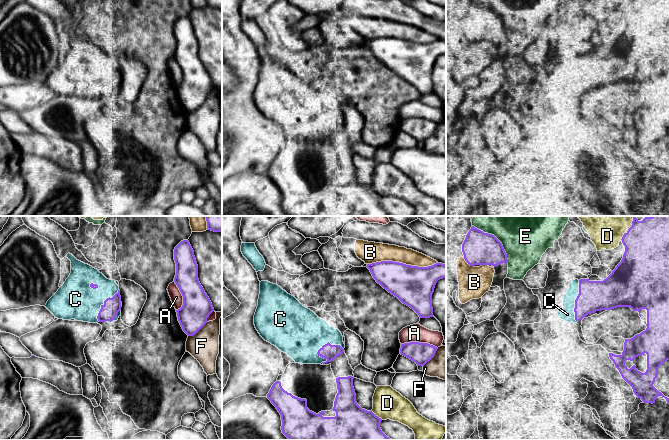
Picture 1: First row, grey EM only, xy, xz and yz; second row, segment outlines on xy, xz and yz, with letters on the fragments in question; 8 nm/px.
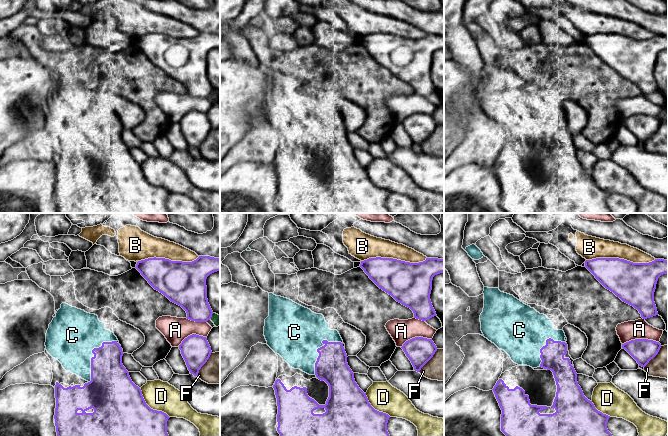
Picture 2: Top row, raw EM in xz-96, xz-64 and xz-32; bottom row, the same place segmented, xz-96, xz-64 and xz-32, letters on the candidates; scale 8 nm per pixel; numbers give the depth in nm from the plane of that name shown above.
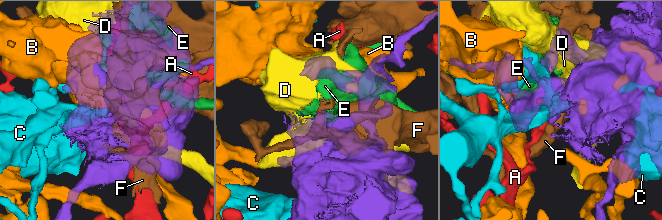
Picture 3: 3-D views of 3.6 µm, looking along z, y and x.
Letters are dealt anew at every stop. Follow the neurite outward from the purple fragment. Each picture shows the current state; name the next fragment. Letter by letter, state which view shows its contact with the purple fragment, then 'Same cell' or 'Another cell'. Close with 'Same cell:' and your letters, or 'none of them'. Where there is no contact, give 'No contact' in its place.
A: Touches purple in xz. Another cell
B: Touches purple in xz. Another cell
C: Touches purple in xz. Same cell
D: Touches purple in xz. Another cell
E: Touches purple in yz. Another cell
F: Touches purple in xy. Another cell
Same cell: C

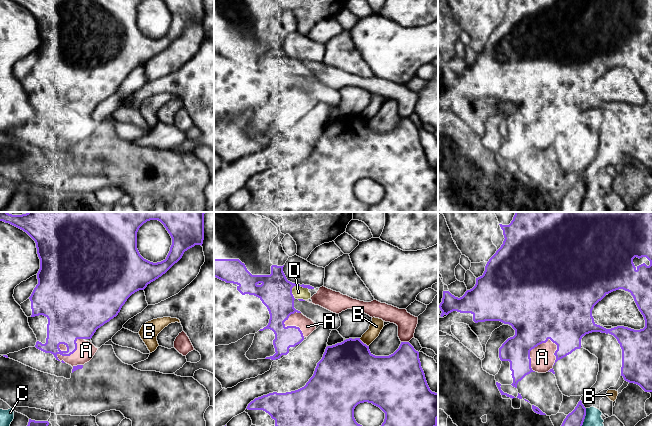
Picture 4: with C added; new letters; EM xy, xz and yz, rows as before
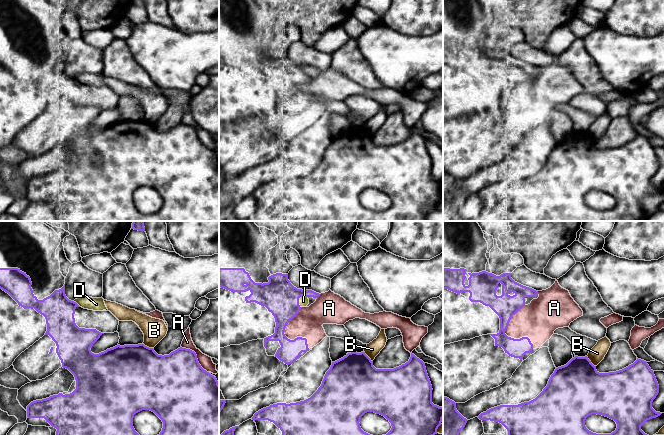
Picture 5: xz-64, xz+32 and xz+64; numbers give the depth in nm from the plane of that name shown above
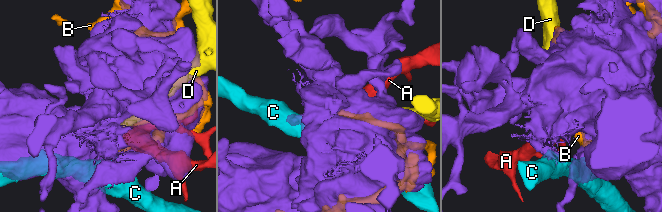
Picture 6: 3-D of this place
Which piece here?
A: Touches purple in yz. Another cell
B: Touches purple in xz. Another cell
C: Touches purple in yz. Another cell
D: Touches purple in xz. Another cell
Same cell: none of them

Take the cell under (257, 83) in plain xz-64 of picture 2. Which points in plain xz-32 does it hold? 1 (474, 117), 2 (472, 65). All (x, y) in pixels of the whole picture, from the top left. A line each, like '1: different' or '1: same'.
1: different
2: different

